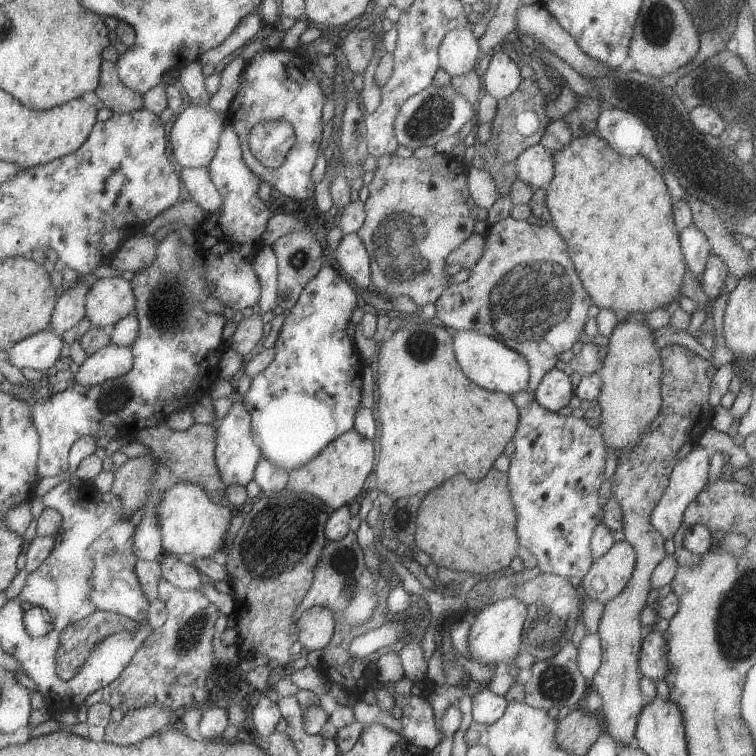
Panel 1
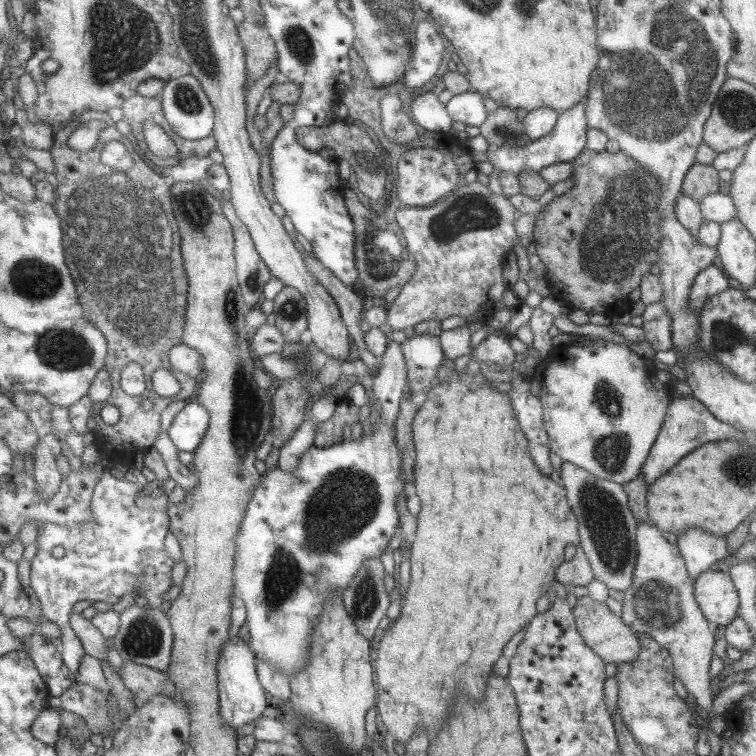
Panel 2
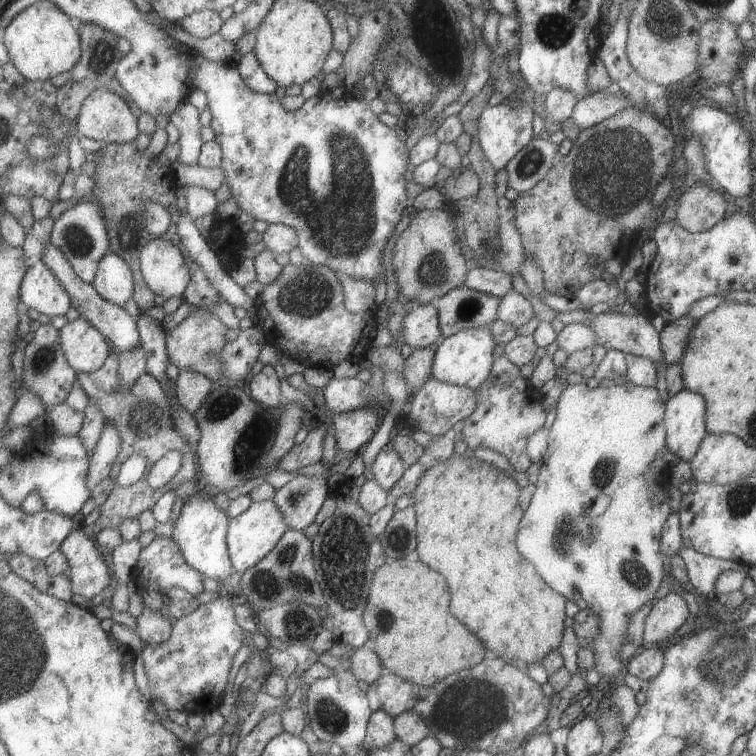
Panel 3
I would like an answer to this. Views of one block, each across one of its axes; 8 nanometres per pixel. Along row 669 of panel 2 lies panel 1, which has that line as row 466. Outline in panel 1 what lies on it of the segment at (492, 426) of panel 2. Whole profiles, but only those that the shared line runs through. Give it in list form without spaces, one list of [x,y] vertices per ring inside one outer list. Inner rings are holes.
[[[428,322],[407,324],[387,335],[379,350],[375,381],[379,389],[382,434],[376,487],[394,500],[416,495],[424,497],[457,474],[467,474],[473,482],[481,480],[518,428],[520,414],[512,396],[481,389],[472,382],[457,361],[453,340],[448,328]]]

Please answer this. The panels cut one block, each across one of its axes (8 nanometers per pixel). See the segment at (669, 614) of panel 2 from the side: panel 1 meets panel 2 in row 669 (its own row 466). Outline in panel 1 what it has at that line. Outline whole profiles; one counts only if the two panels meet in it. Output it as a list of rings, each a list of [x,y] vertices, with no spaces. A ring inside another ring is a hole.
[[[694,445],[687,456],[683,456],[671,470],[669,481],[666,484],[665,491],[650,511],[649,525],[664,539],[670,540],[675,535],[677,528],[681,525],[682,515],[685,508],[692,502],[697,494],[707,485],[707,476],[711,452],[705,448]]]

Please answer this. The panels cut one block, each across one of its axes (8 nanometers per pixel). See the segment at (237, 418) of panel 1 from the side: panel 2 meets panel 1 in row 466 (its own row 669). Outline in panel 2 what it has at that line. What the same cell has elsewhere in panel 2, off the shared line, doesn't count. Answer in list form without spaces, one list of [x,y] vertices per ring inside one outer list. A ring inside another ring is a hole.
[[[228,639],[224,646],[224,652],[221,652],[219,675],[220,694],[221,694],[221,719],[229,727],[243,728],[251,724],[253,720],[260,720],[263,712],[269,704],[267,692],[262,686],[257,671],[257,654],[252,647],[242,639]]]

